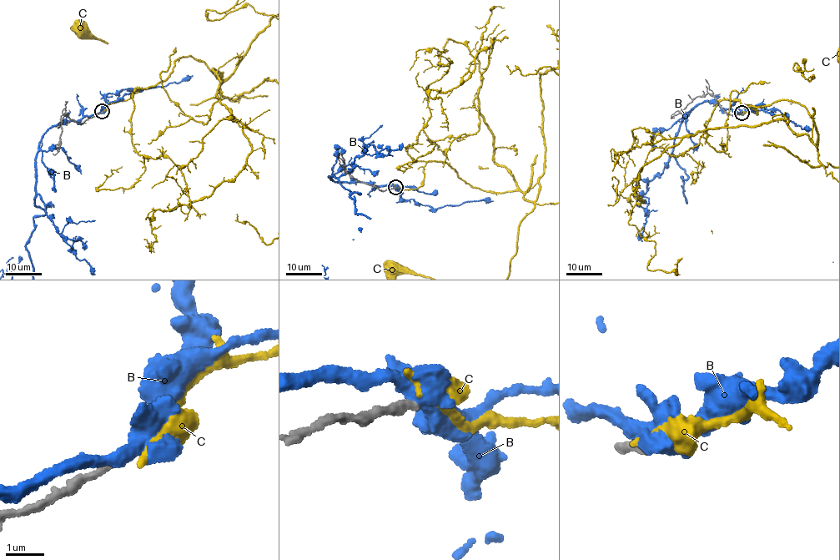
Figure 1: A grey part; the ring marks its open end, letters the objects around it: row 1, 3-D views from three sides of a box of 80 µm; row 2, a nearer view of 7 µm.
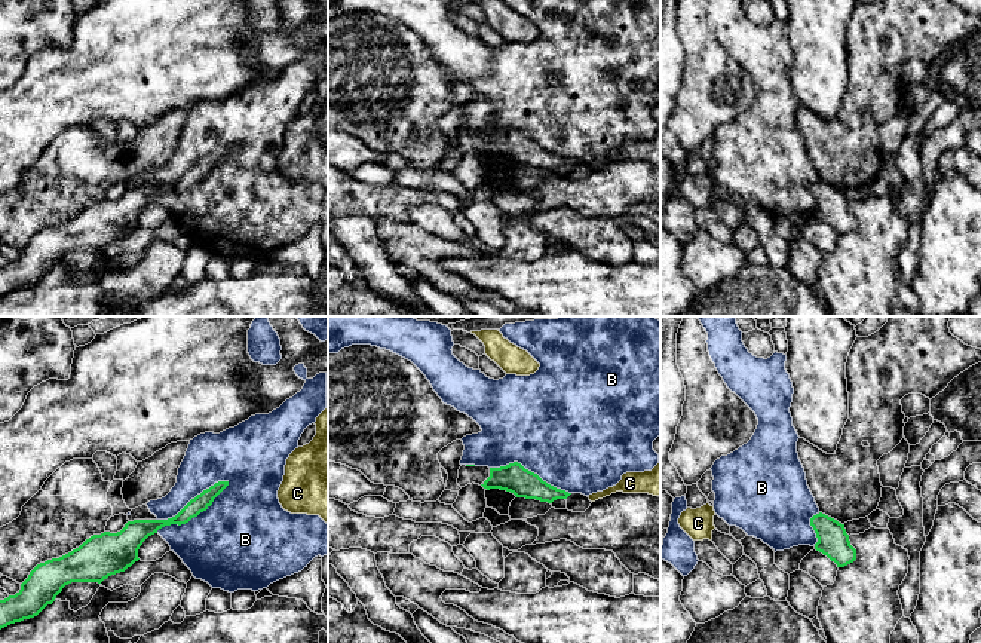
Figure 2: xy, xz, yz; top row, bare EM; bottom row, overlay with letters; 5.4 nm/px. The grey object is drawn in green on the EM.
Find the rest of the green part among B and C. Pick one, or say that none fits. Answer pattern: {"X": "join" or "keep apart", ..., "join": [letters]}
{"B": "keep apart", "C": "join", "join": ["C"]}

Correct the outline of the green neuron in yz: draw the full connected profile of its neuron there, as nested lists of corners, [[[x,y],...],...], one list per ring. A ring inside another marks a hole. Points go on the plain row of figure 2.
[[[819,180],[810,186],[818,209],[815,217],[827,223],[837,235],[844,235],[856,227],[856,217],[850,212],[844,192]]]

